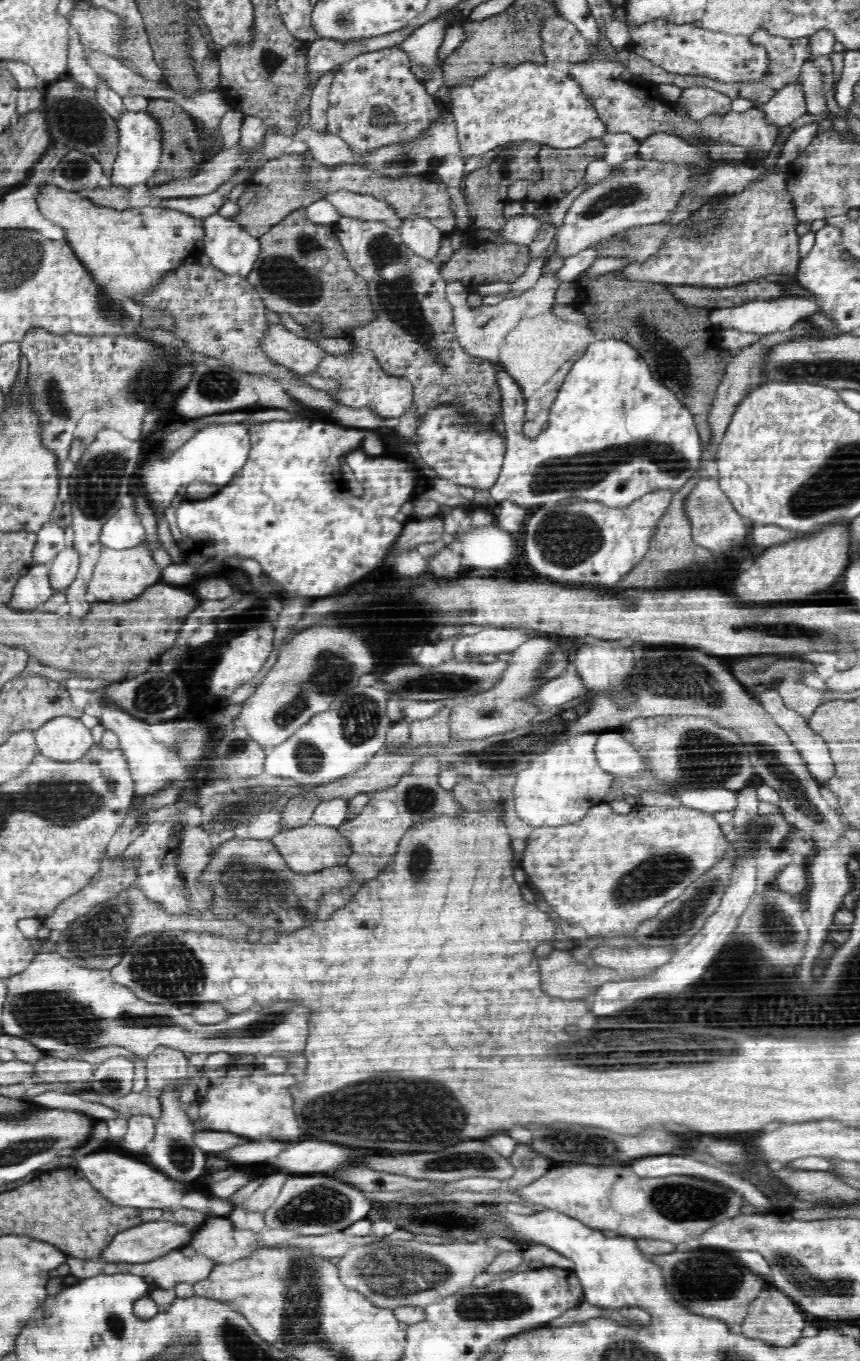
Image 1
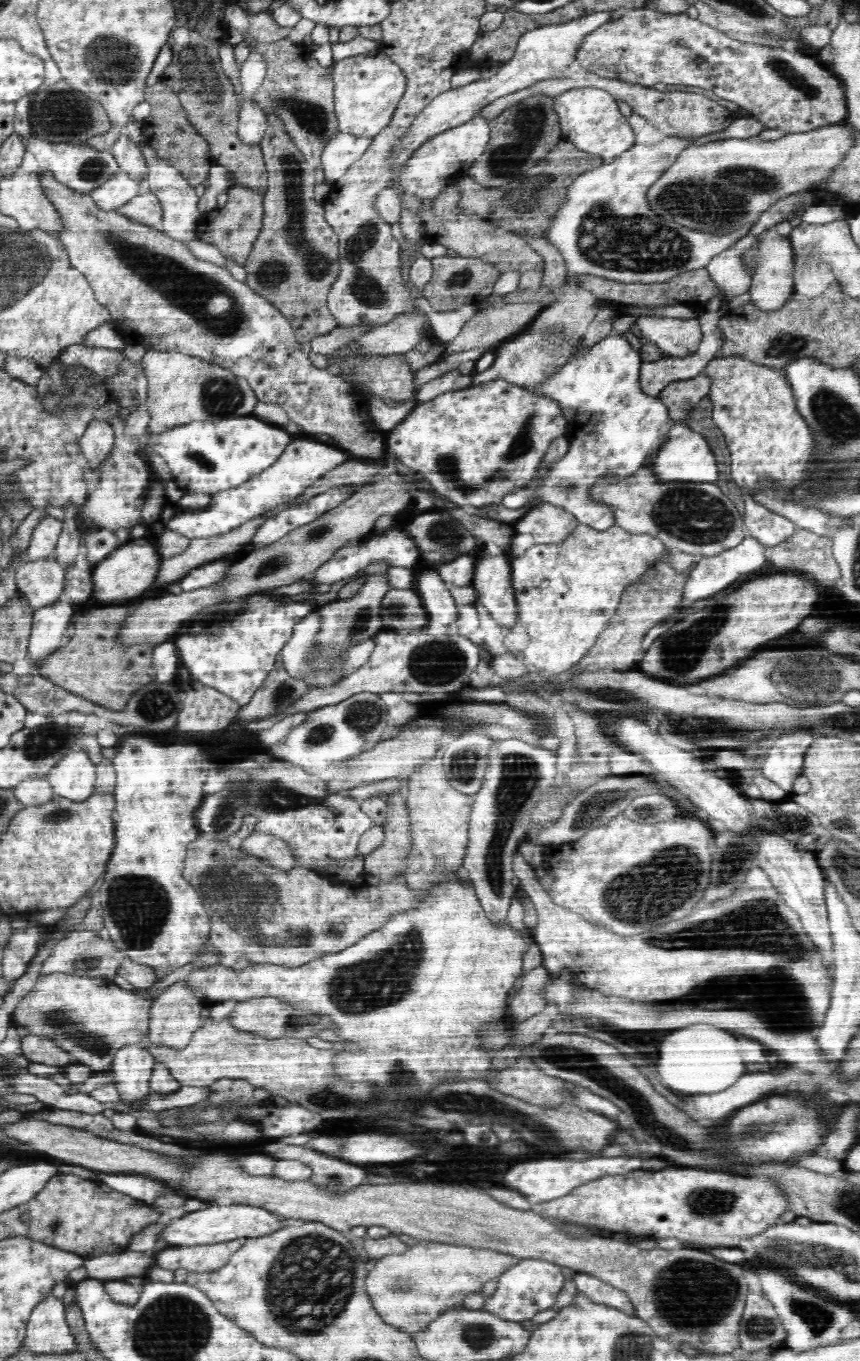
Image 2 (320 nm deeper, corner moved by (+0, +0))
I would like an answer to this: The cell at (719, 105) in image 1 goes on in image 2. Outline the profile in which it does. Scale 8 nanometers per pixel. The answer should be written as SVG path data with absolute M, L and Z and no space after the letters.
M580 71L571 77L558 77L546 80L538 80L532 86L526 86L512 94L506 94L493 100L490 104L481 108L475 118L485 118L488 122L494 120L502 111L522 102L525 98L534 95L546 94L549 97L564 94L568 90L574 88L599 88L608 91L616 100L628 103L634 113L643 116L648 120L650 125L654 126L658 131L662 131L666 137L690 138L698 139L706 134L720 132L726 130L739 118L737 112L730 111L718 104L716 101L708 98L706 95L694 92L660 92L654 90L651 86L640 86L639 84L630 84L629 82L620 82L610 78L600 78L591 72Z

